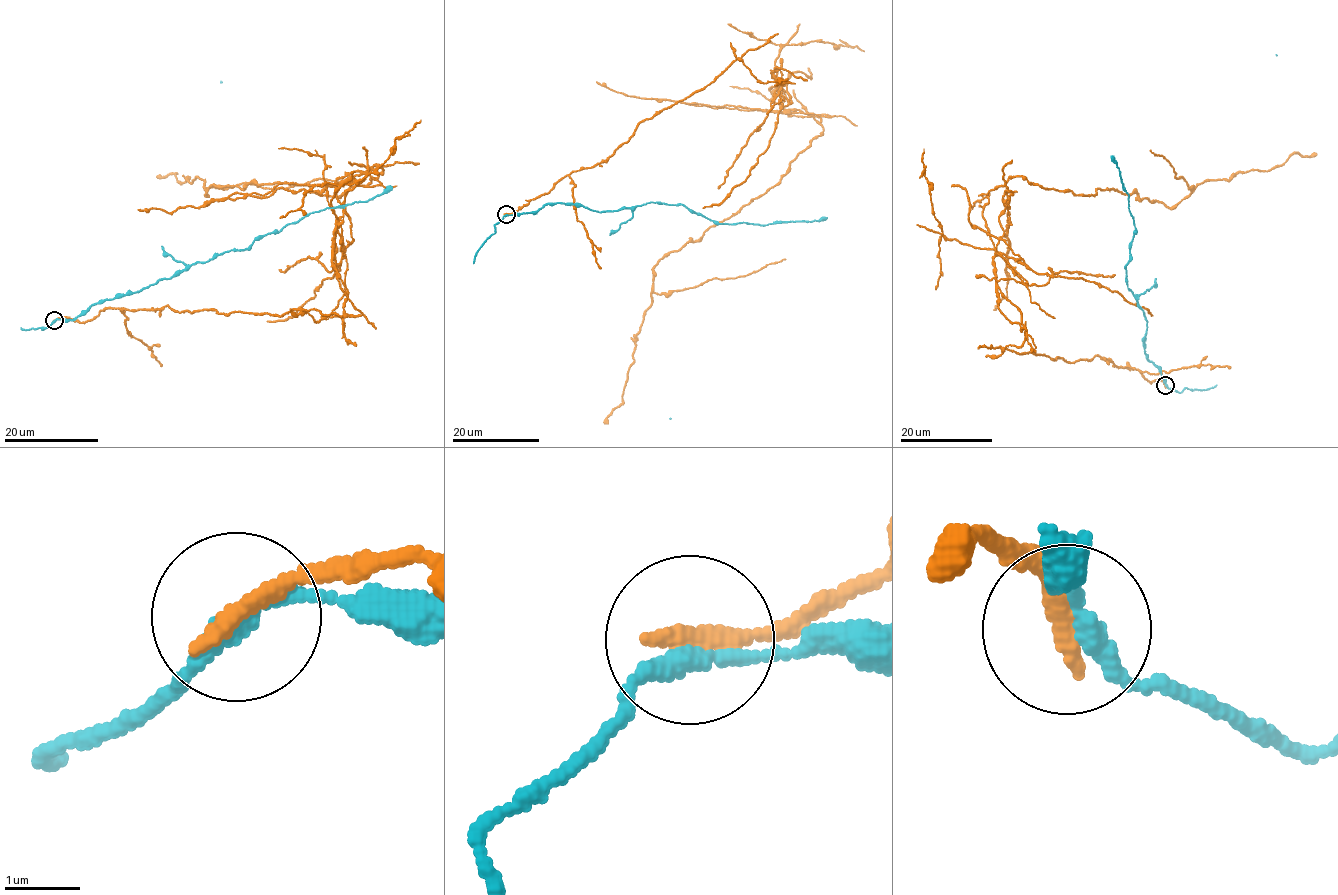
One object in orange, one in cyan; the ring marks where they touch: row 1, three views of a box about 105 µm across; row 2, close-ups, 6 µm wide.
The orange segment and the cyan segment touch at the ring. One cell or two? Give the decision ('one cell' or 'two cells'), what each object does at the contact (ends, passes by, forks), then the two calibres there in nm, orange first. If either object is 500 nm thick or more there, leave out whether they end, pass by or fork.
two cells; orange ends there; cyan passes by; 300 nm thick on the orange side, 240 nm on the other

